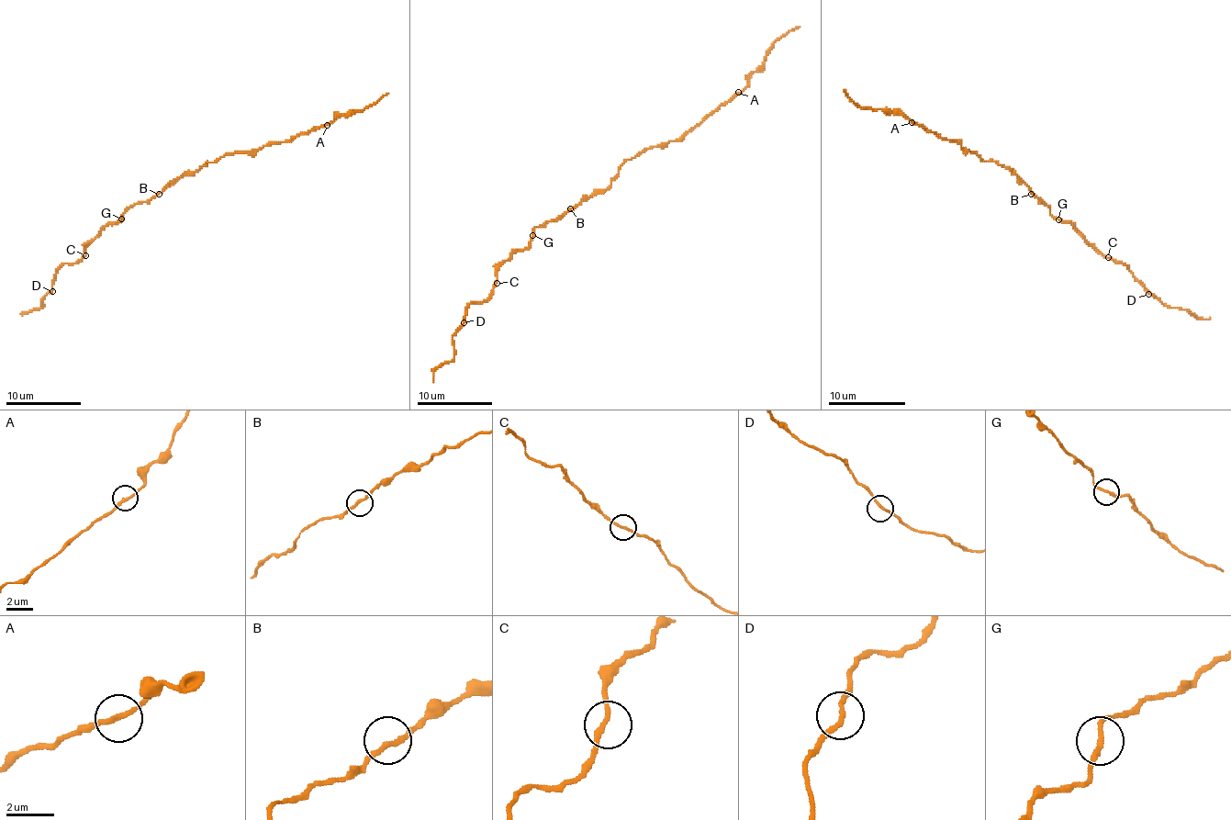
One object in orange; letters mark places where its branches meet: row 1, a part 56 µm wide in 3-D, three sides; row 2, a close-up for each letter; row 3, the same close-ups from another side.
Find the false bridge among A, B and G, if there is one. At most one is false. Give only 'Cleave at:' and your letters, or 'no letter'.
Cleave at: no letter

